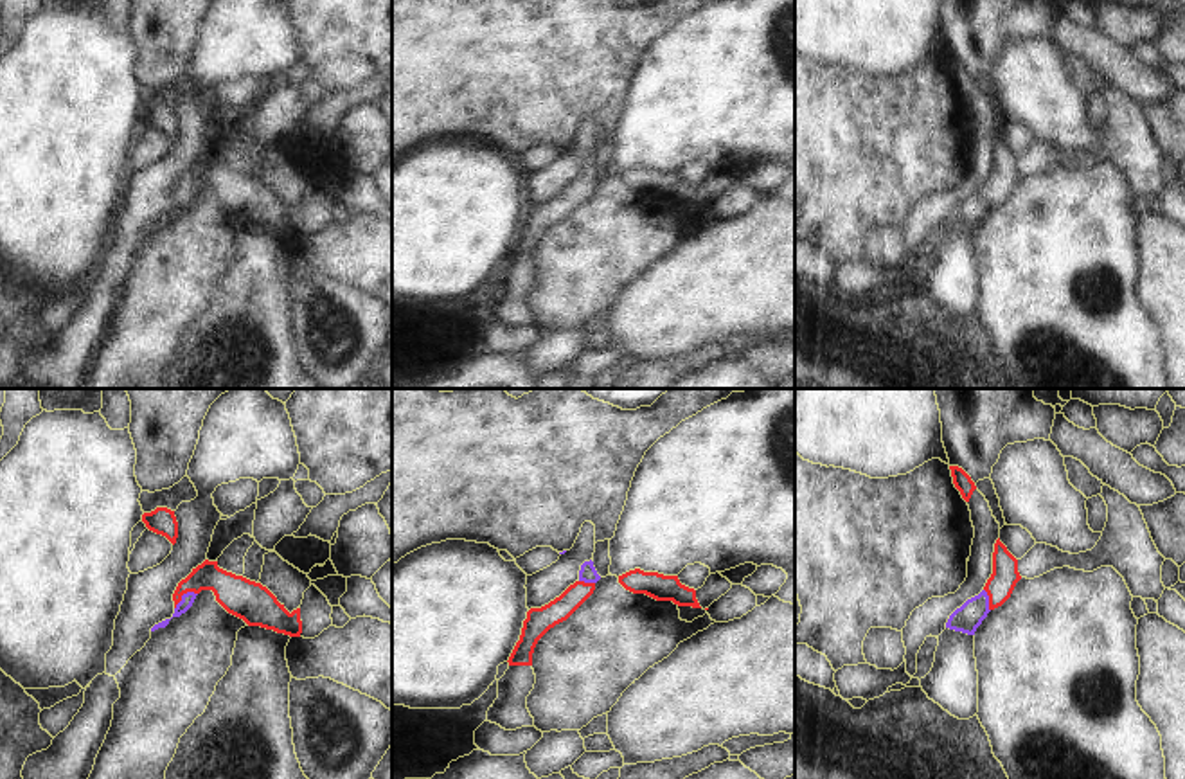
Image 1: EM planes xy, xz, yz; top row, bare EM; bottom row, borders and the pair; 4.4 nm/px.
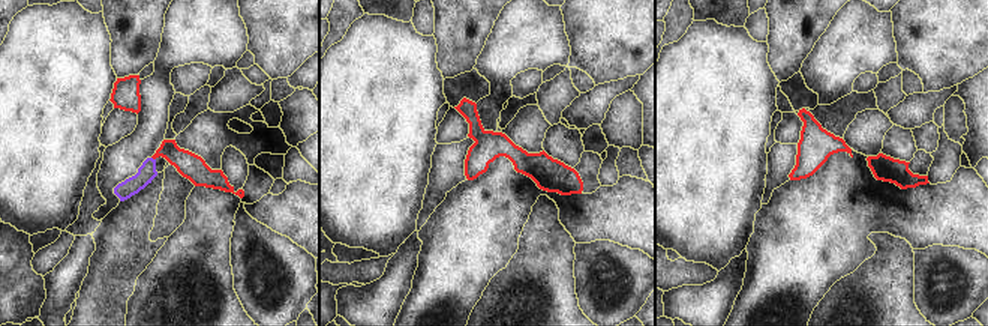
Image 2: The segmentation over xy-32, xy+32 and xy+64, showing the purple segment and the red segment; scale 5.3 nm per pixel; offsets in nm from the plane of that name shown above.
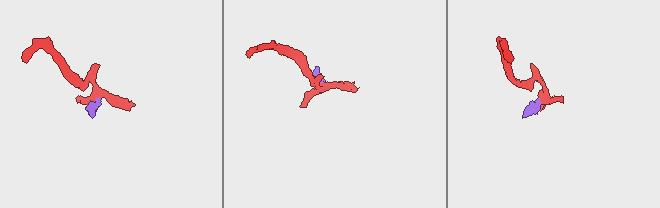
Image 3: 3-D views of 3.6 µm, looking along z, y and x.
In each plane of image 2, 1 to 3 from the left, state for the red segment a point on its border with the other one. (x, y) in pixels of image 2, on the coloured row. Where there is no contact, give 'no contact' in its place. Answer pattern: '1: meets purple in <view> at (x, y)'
1: meets purple in xy-32 at (152, 158)
2: no contact
3: no contact

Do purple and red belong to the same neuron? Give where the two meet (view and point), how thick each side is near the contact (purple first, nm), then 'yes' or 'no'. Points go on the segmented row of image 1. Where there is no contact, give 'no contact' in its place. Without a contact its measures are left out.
contact xy (182, 596); calibres 60 and 170 nm; yes

